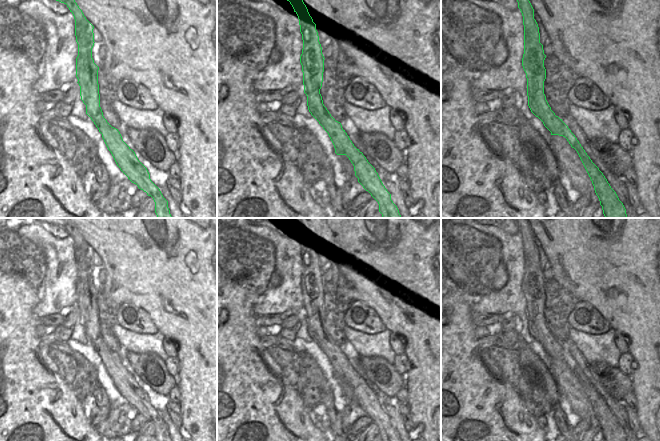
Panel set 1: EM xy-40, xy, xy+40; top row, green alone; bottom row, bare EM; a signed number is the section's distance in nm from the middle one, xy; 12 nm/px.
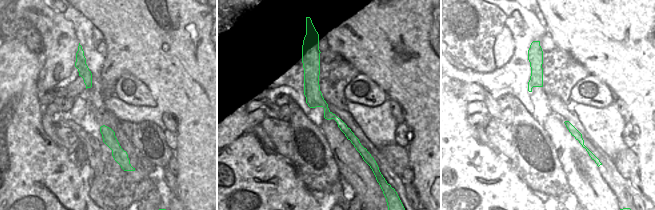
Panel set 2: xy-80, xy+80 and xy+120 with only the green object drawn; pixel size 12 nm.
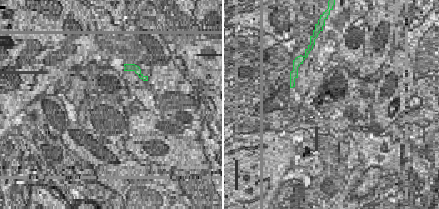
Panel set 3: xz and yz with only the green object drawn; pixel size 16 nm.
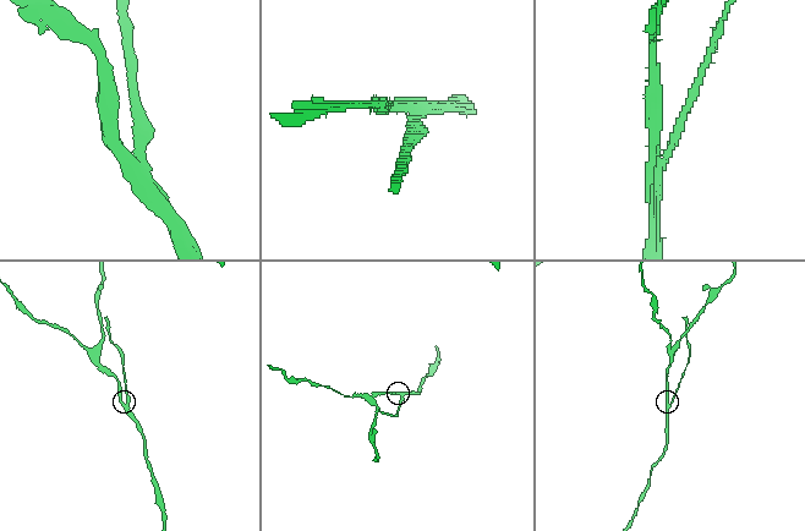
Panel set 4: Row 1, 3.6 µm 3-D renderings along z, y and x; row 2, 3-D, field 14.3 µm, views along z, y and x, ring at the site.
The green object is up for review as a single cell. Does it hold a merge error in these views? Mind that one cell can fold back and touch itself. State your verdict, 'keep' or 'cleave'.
cleave

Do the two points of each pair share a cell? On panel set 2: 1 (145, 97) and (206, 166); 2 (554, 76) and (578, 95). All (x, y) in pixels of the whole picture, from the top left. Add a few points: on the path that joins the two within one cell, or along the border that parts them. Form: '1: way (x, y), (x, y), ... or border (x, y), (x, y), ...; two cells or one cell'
1: border (144, 84), (156, 105); two cells
2: border (588, 74), (581, 78), (571, 90), (572, 102); two cells

